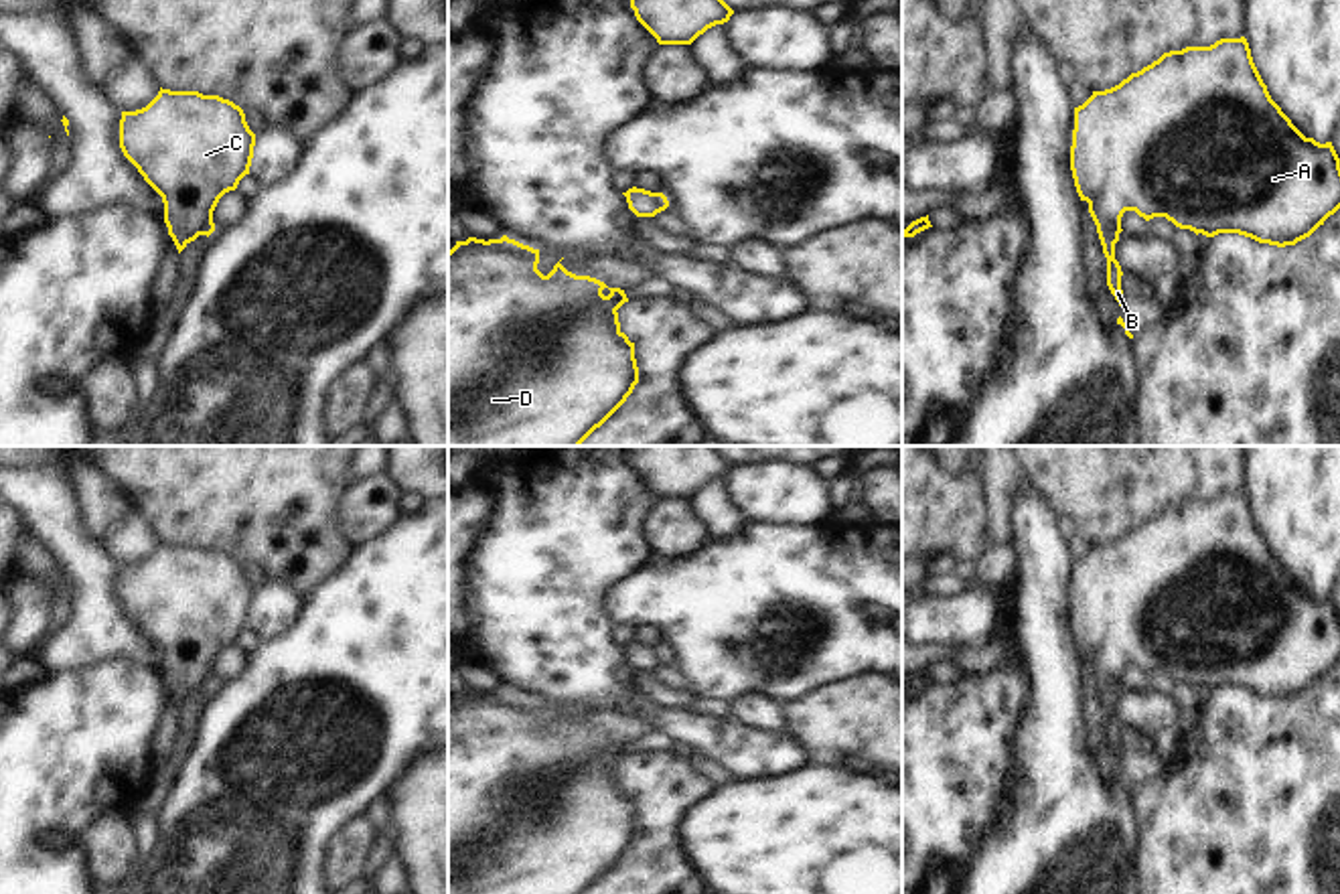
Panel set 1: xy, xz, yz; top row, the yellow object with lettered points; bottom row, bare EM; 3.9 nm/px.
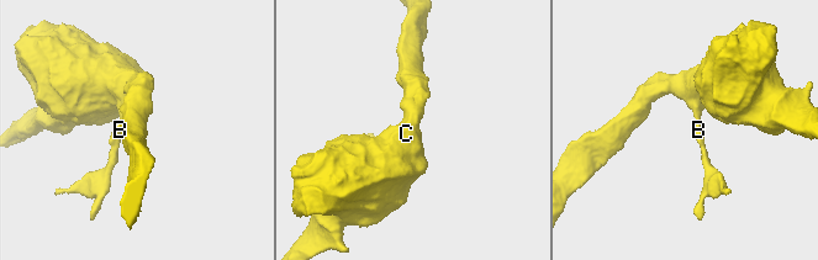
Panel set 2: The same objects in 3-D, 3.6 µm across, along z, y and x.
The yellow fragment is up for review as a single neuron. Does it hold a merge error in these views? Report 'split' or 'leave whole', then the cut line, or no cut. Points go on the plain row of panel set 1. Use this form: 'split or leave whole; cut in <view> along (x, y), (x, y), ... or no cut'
leave whole; no cut

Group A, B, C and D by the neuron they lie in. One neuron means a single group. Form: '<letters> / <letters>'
A B C D

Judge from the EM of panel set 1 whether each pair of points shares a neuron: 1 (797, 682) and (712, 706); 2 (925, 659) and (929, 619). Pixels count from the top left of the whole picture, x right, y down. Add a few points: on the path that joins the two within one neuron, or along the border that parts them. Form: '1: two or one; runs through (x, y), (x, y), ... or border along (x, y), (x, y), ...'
1: two; border along (696, 694), (722, 698), (728, 704)
2: two; border along (923, 641), (957, 647)

